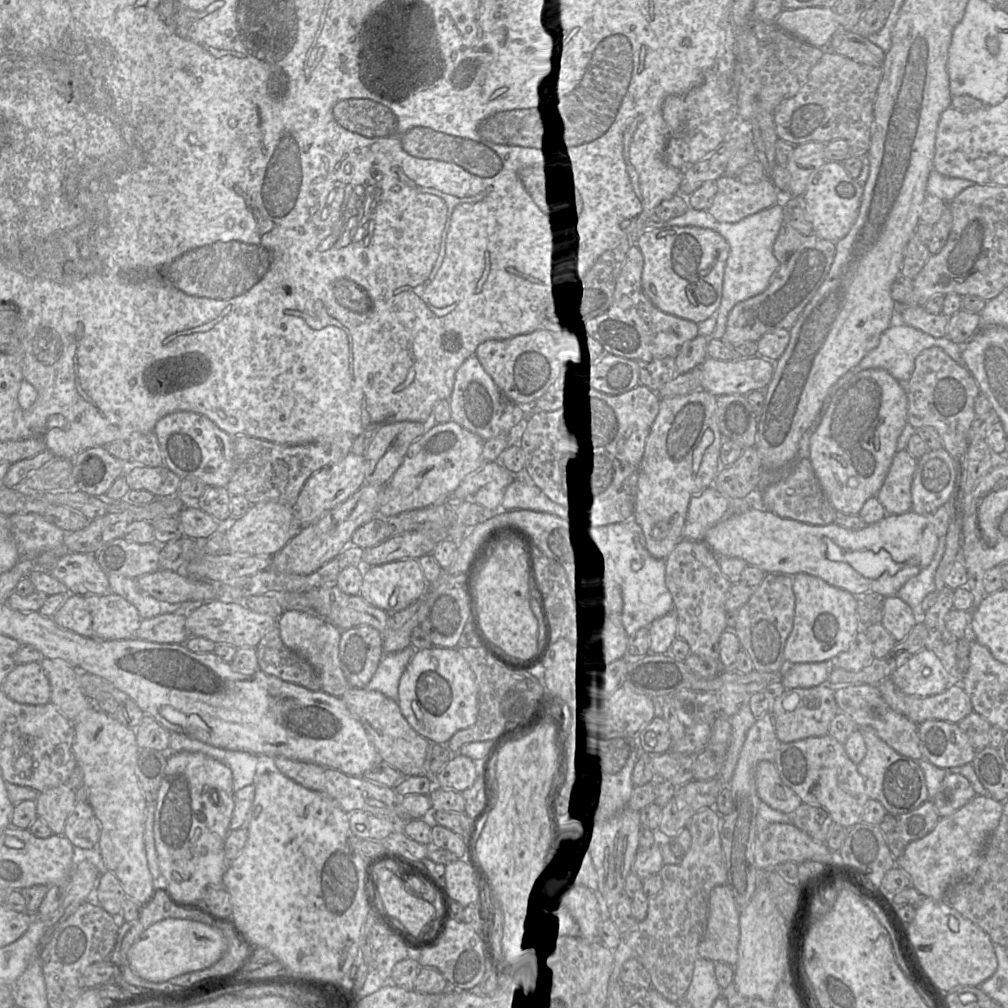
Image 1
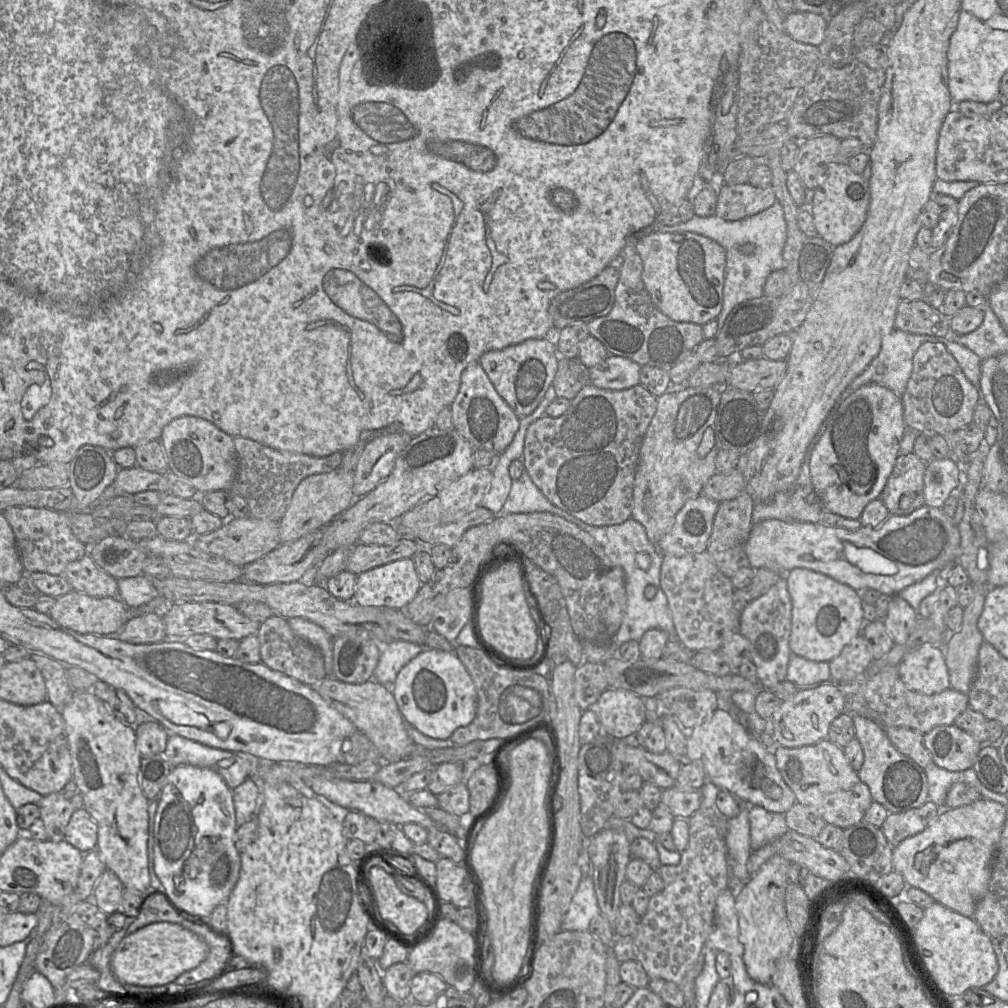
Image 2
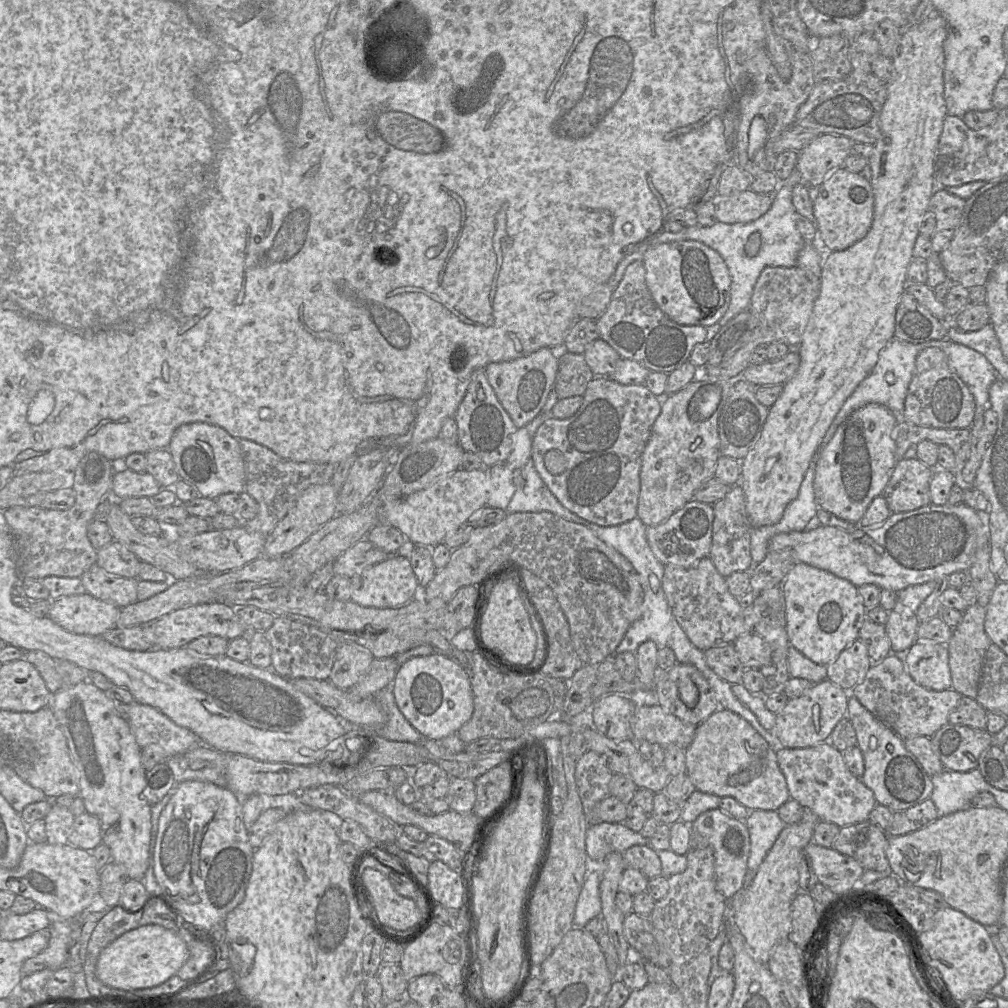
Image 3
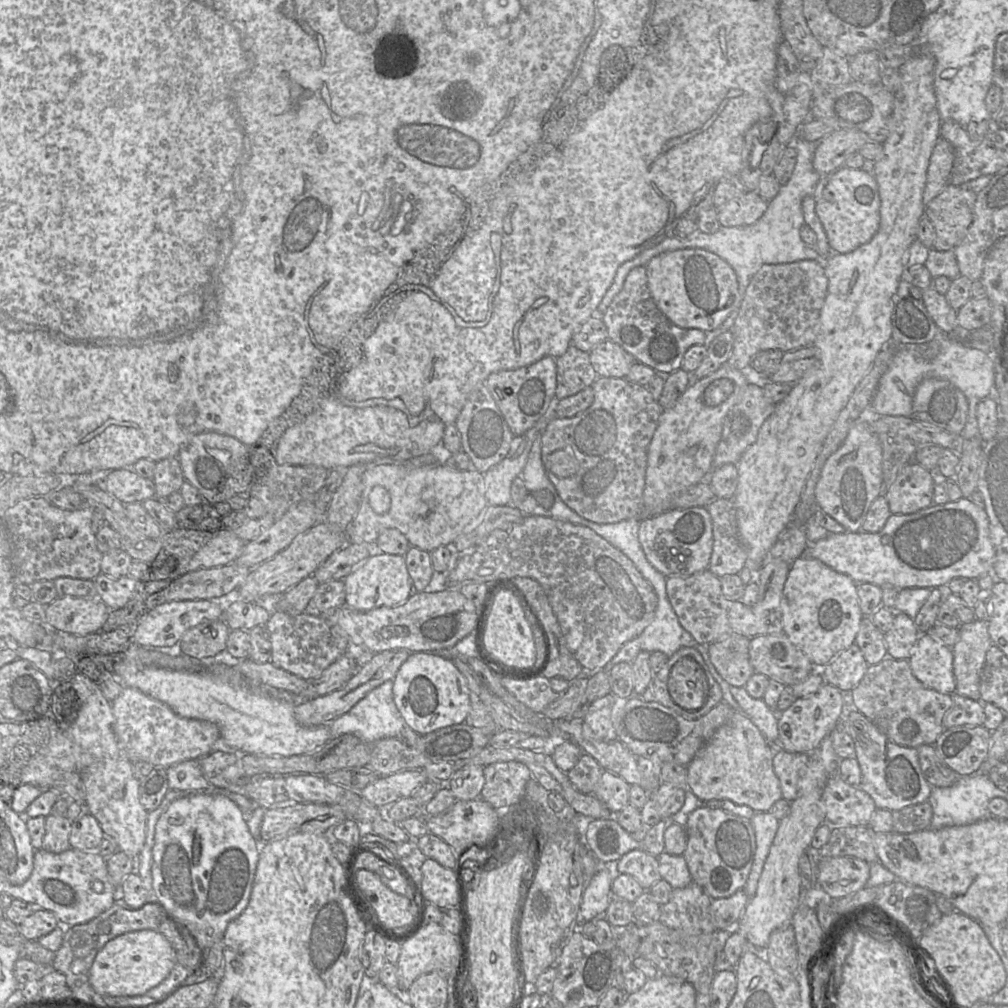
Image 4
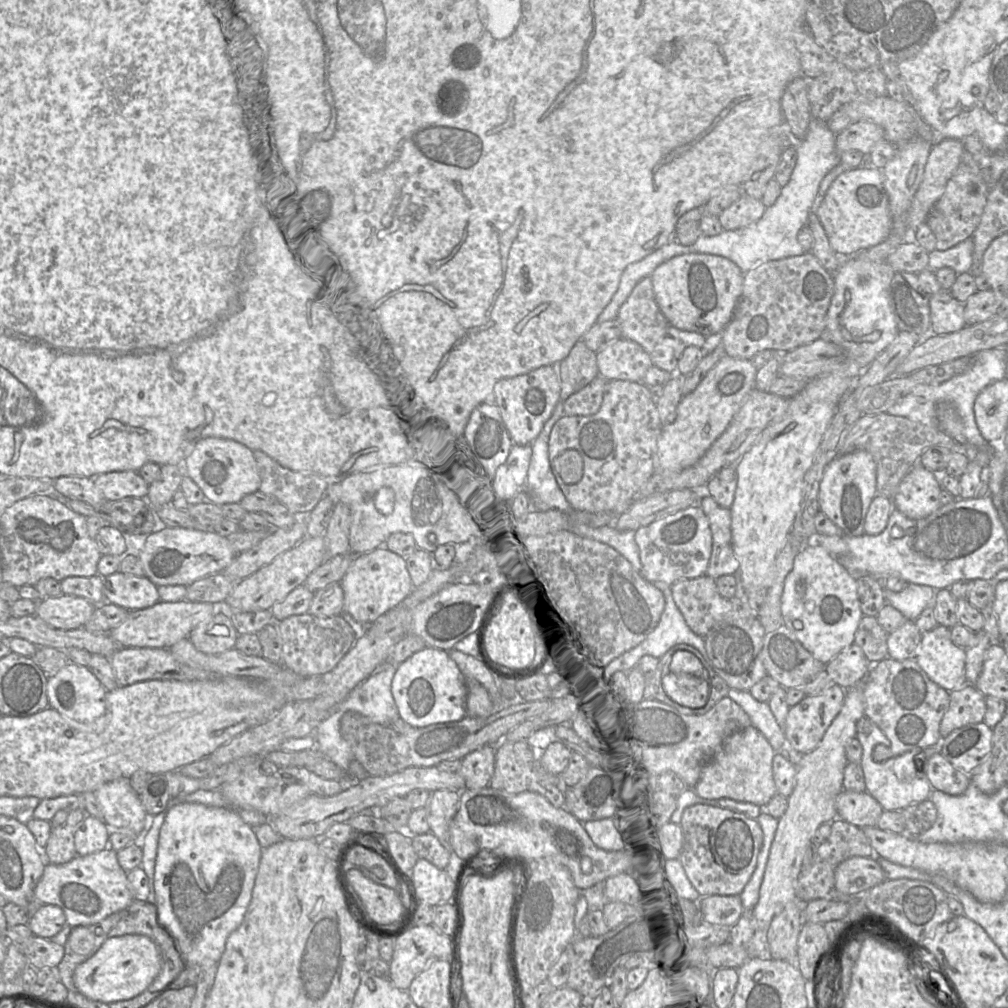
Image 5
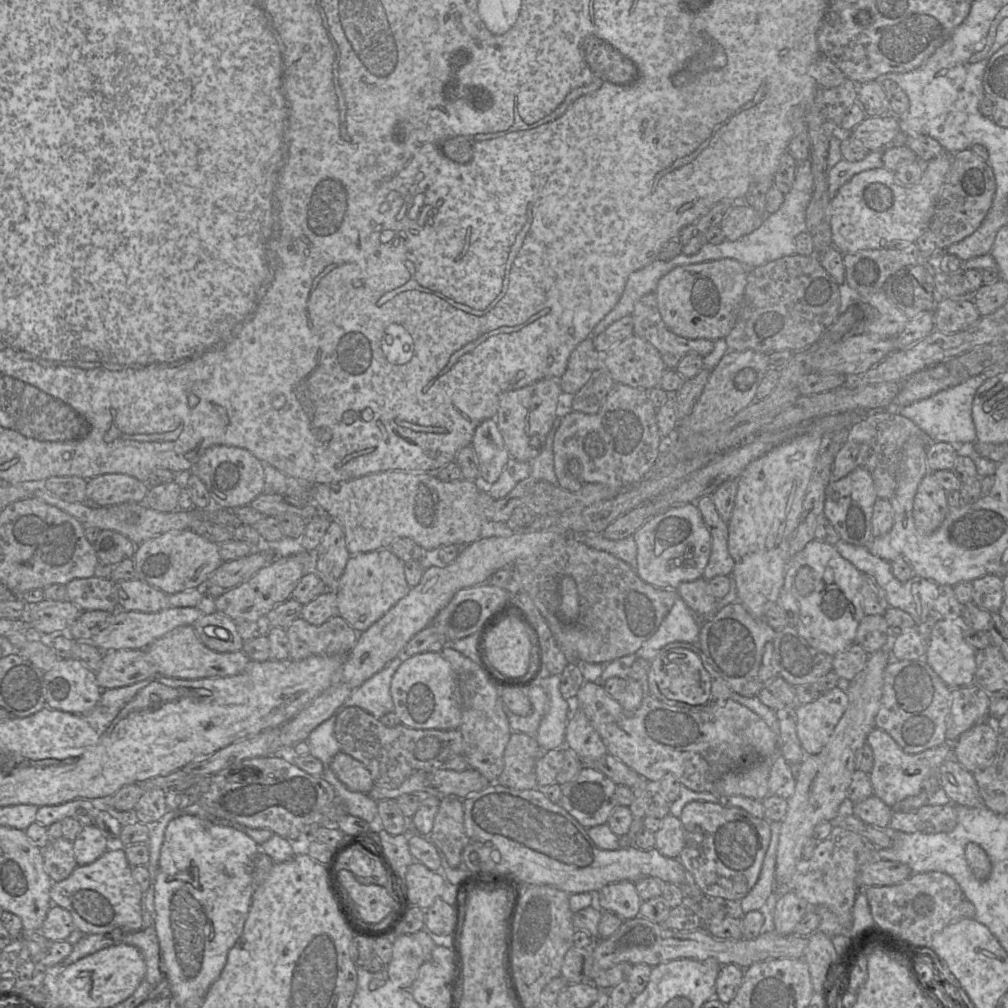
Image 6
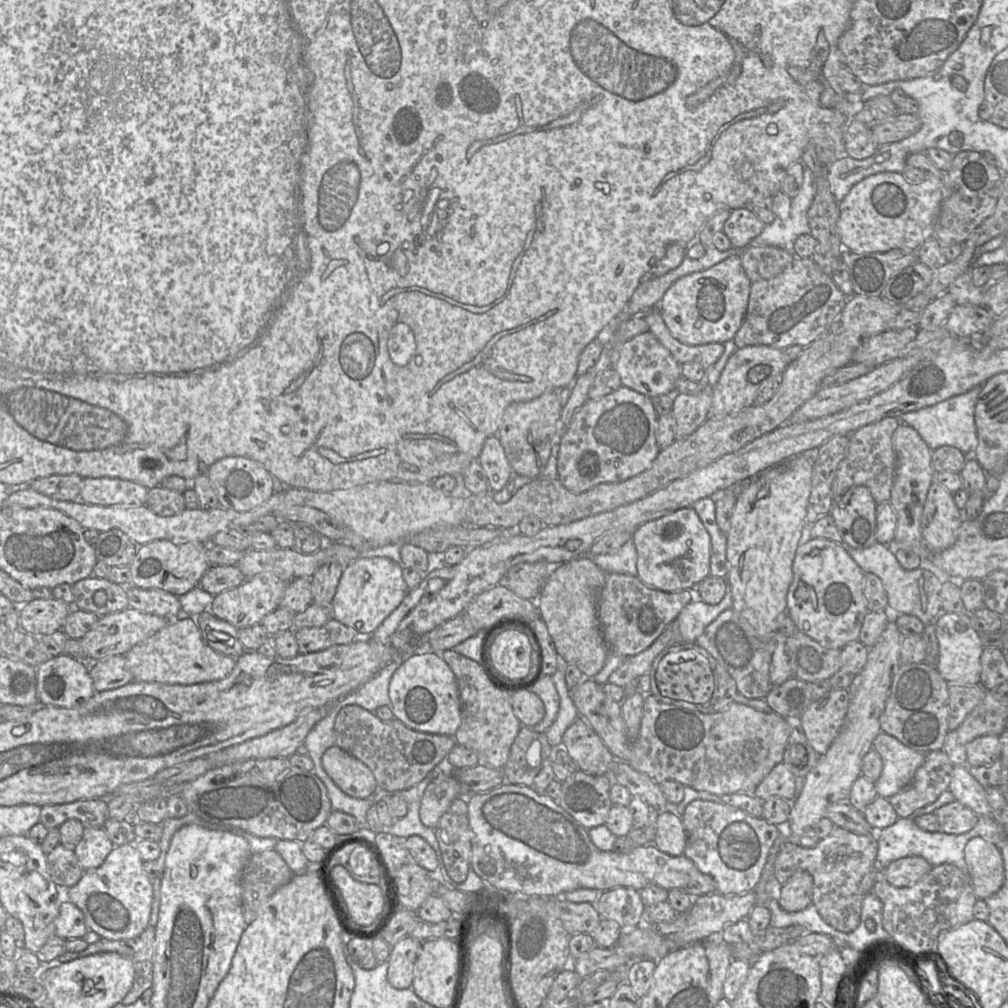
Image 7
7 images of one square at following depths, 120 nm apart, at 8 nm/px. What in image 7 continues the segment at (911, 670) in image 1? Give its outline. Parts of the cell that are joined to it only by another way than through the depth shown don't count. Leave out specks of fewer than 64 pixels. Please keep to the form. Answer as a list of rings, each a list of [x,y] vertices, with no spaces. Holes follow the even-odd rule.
[[[944,613],[936,620],[939,660],[936,665],[941,677],[949,684],[976,685],[980,683],[983,650],[979,633],[974,629],[969,613]]]

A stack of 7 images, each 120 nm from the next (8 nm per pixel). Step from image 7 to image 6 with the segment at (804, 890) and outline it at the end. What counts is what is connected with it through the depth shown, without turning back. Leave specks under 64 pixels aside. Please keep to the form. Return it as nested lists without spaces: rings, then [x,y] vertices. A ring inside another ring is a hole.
[[[783,891],[774,907],[774,931],[781,935],[792,934],[808,911],[808,906],[810,906],[809,903],[794,892]]]

